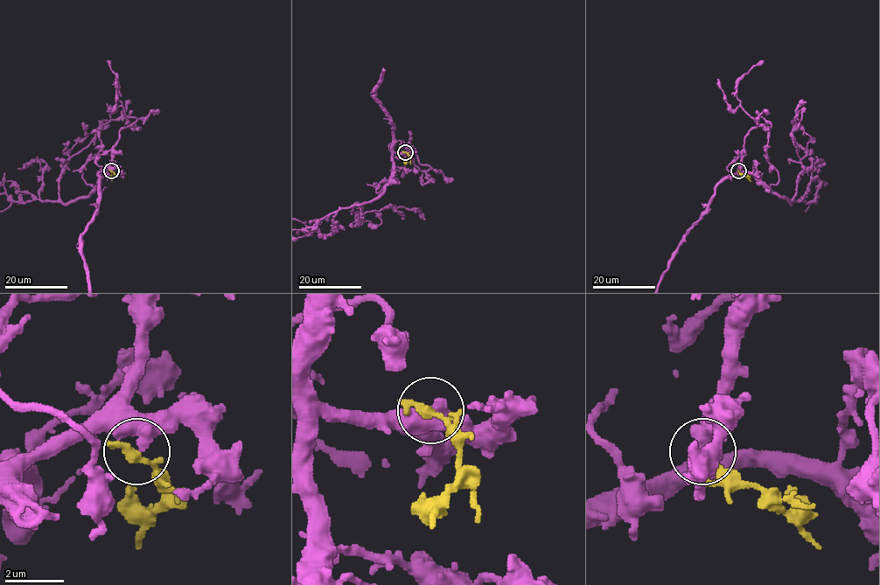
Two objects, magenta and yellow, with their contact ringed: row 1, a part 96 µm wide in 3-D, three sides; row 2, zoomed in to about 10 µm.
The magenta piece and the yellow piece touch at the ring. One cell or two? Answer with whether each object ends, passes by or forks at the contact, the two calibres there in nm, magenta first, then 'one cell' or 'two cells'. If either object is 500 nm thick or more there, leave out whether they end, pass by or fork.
calibres 500 and 320 nm; two cells

